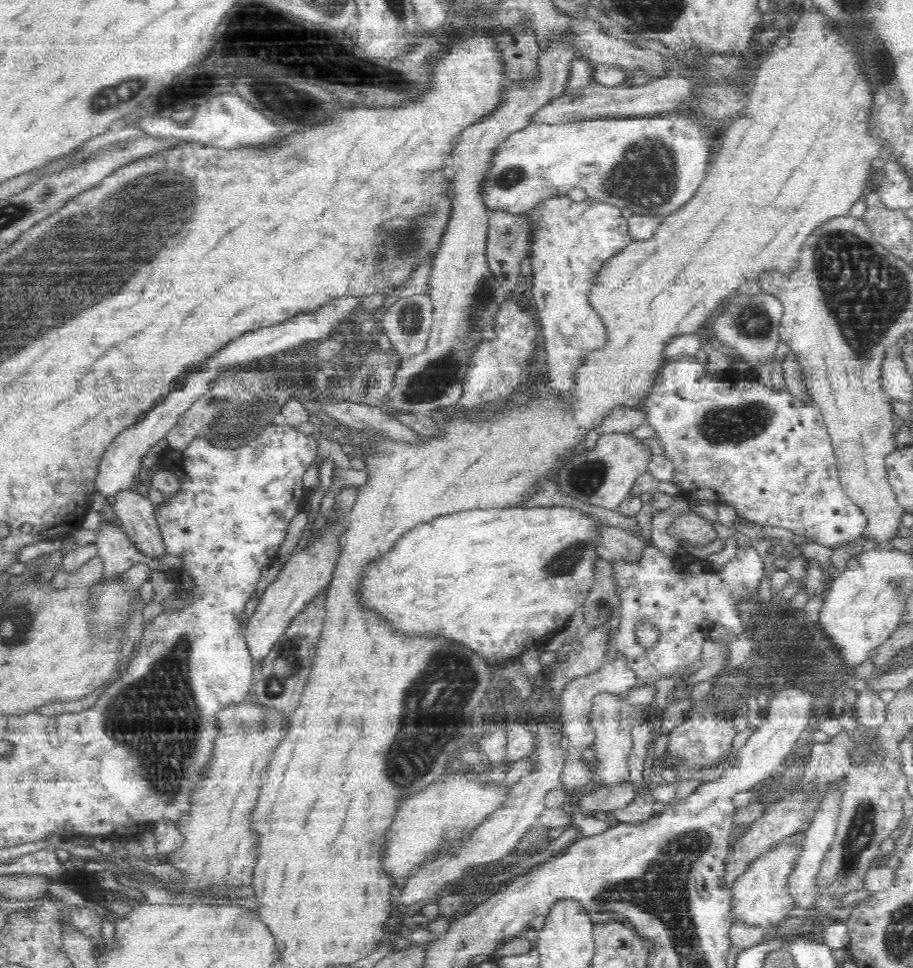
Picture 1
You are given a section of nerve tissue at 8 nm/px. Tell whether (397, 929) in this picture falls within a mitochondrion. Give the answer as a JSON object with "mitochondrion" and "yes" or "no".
{"mitochondrion":"no"}

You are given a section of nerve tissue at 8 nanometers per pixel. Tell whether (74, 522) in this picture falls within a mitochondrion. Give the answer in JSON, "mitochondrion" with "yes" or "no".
{"mitochondrion":"no"}

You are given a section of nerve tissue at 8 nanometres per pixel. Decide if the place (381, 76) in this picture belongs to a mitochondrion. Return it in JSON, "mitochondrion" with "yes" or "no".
{"mitochondrion":"yes"}

